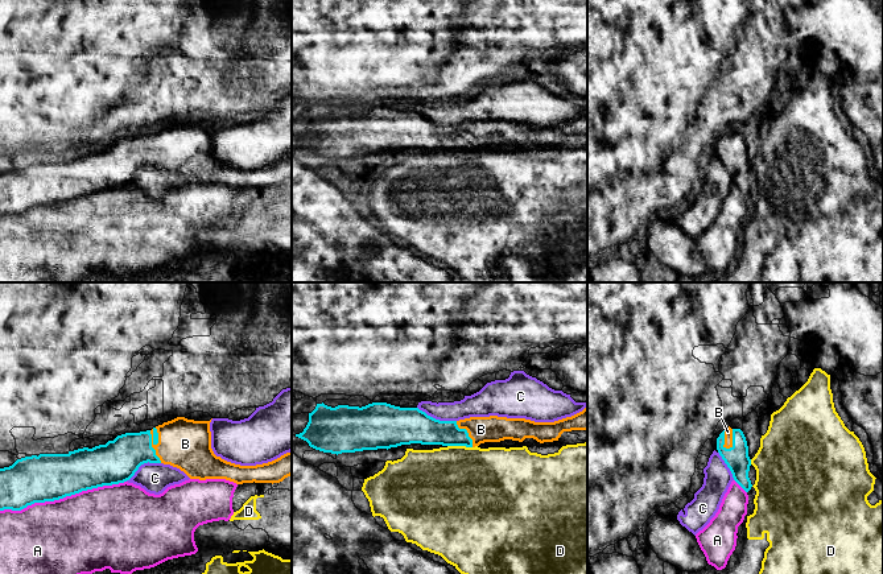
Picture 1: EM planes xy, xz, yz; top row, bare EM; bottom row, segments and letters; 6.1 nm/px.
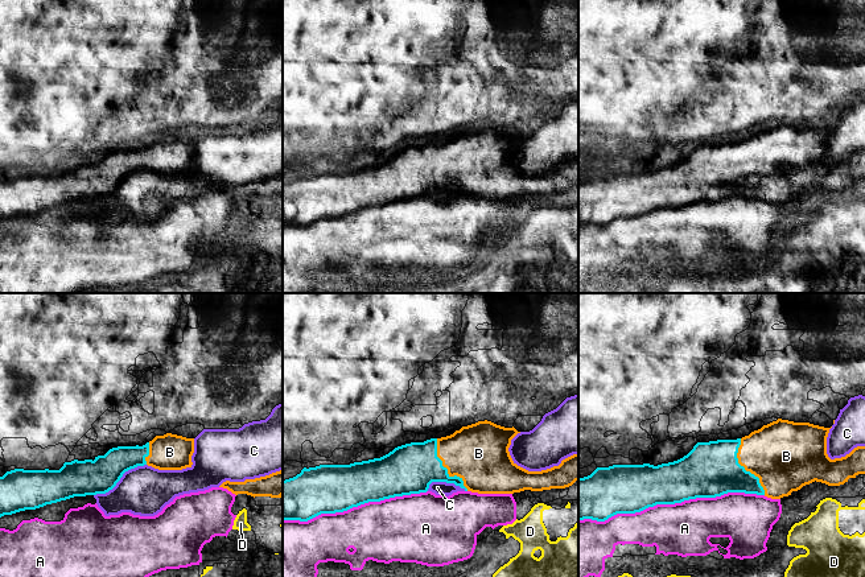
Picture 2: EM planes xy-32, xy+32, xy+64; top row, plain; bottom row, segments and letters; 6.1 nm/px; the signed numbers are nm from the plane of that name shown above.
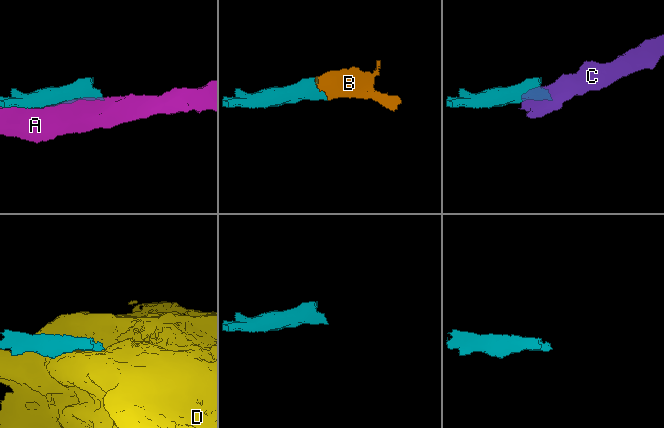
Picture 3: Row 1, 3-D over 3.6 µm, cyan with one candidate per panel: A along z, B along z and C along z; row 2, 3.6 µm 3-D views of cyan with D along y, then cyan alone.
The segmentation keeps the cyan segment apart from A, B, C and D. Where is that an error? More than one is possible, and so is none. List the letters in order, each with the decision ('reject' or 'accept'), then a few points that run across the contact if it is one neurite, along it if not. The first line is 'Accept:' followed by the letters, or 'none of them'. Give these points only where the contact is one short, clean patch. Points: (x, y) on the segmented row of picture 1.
Accept: B
A: reject
B: accept; line yz (737, 458), (733, 440), (727, 432)
C: reject; line xz (417, 407), (436, 418), (456, 421)
D: reject

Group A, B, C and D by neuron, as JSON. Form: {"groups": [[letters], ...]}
{"groups": [["A"], ["B"], ["C"], ["D"]]}

